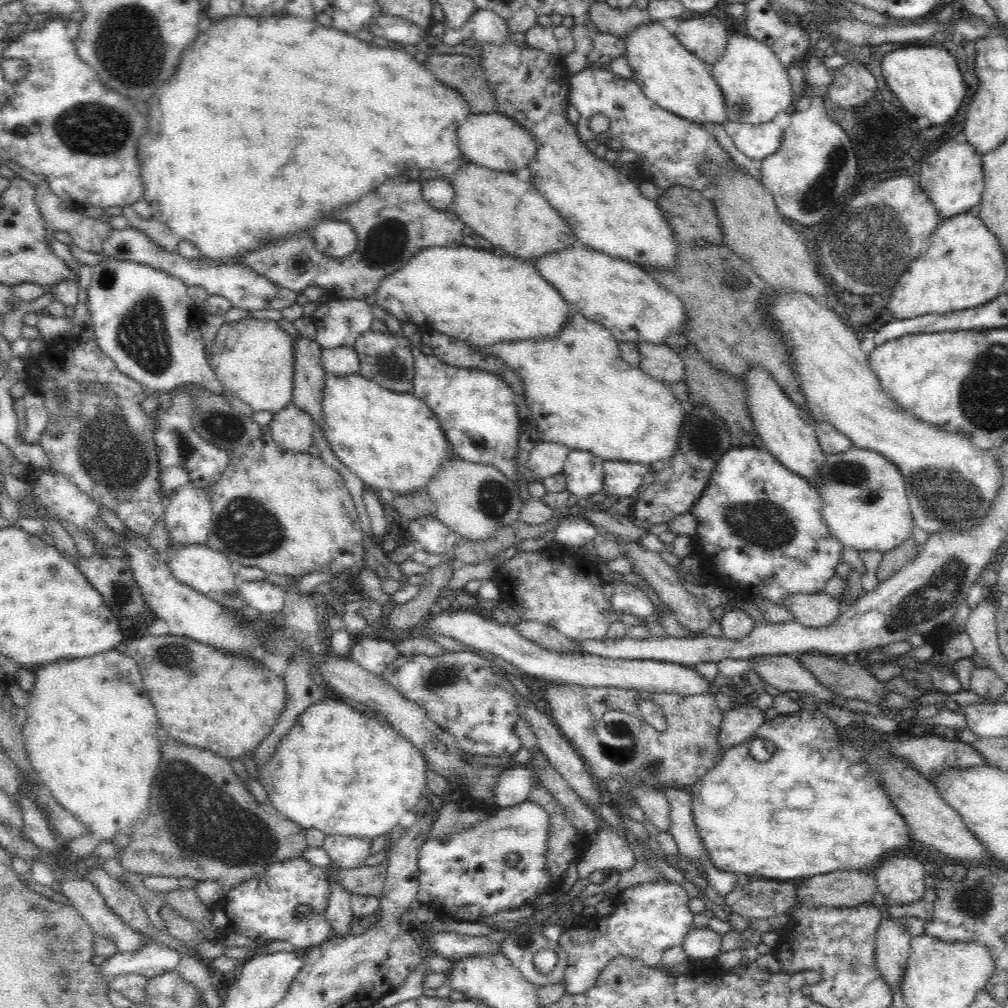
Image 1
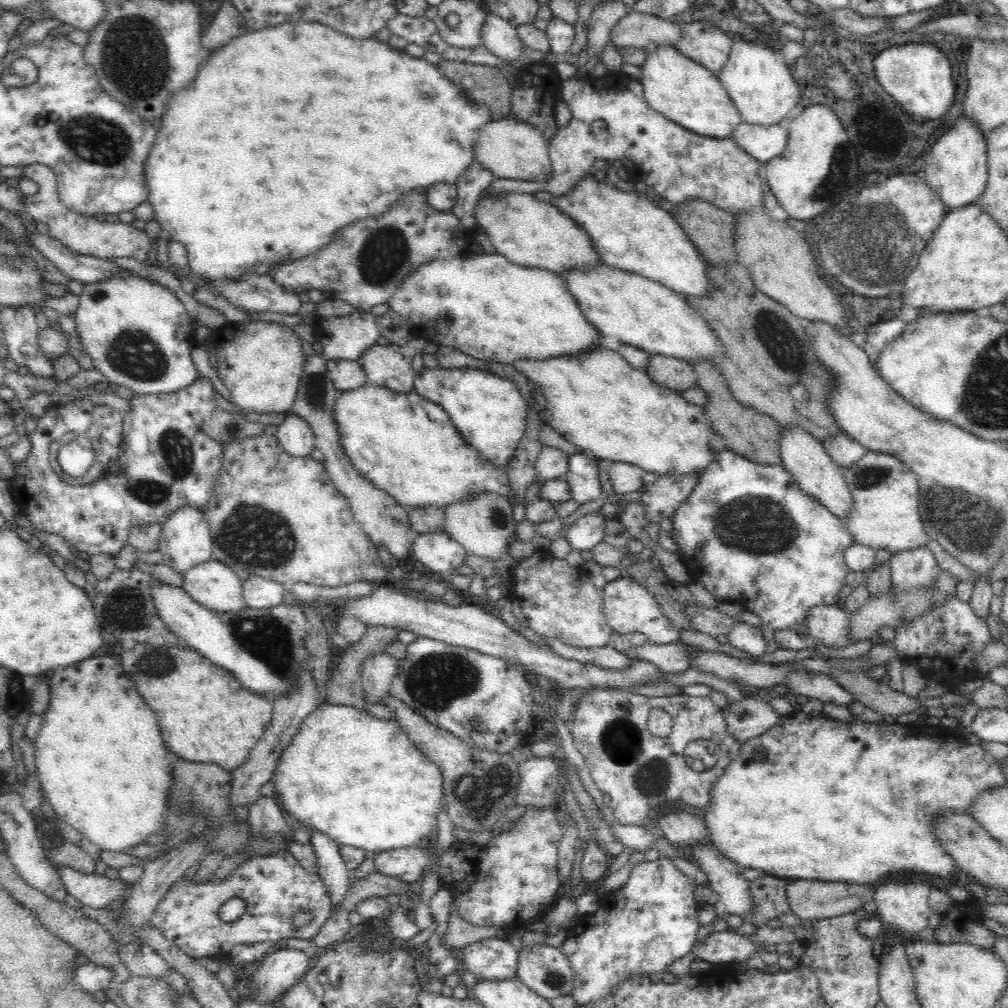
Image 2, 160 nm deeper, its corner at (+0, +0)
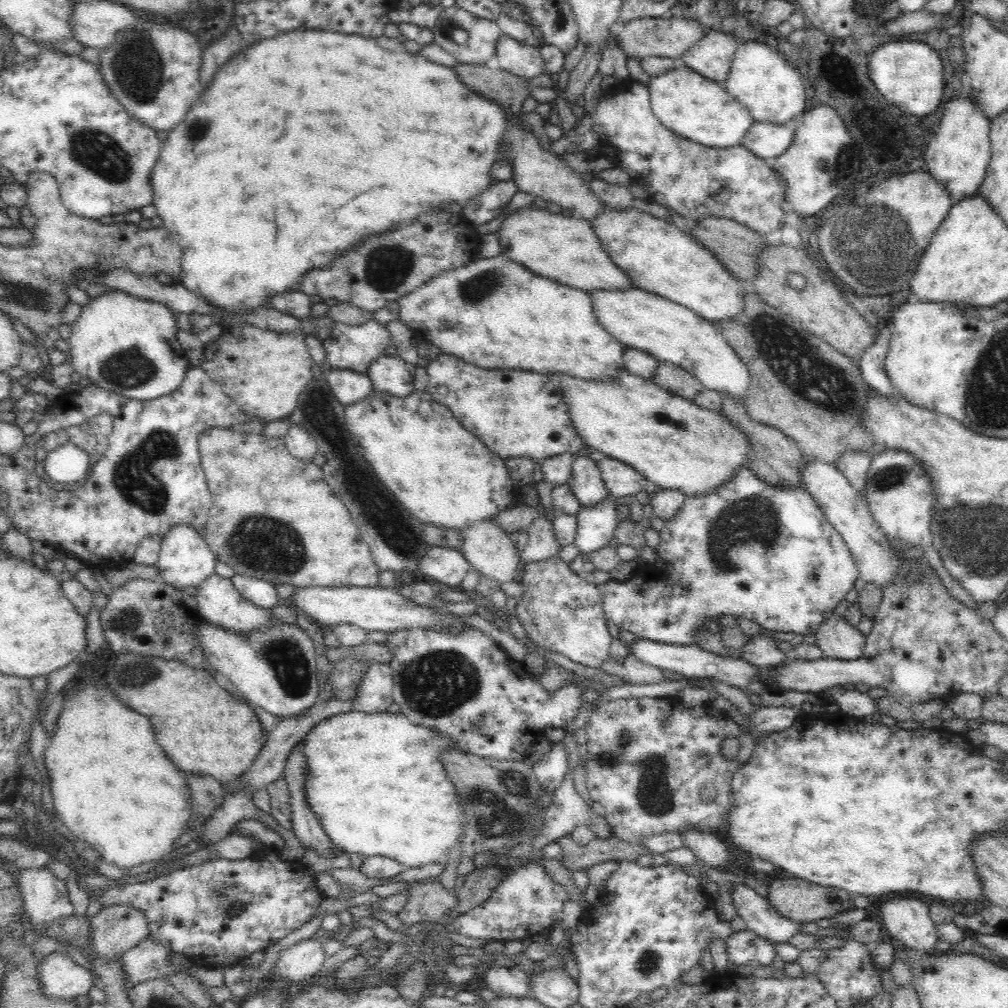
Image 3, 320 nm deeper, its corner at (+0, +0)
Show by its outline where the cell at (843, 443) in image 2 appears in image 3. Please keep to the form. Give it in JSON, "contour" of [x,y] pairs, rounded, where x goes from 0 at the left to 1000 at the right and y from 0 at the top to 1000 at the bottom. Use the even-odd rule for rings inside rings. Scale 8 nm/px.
{"contour":[[[841,447],[835,450],[830,458],[830,465],[839,473],[843,482],[855,491],[858,490],[862,462],[865,456],[863,449]]]}

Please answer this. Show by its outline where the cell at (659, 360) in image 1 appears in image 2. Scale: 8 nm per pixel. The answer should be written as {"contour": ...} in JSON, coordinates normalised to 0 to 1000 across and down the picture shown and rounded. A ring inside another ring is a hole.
{"contour":[[[654,351],[644,352],[641,369],[650,380],[668,388],[677,389],[691,383],[688,364],[680,357]]]}

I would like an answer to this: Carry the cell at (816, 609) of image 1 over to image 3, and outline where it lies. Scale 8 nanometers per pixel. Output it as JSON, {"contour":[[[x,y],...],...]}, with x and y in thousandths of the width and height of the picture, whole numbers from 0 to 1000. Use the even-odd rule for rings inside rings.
{"contour":[[[835,612],[820,613],[809,630],[817,653],[847,655],[858,643],[858,631]]]}

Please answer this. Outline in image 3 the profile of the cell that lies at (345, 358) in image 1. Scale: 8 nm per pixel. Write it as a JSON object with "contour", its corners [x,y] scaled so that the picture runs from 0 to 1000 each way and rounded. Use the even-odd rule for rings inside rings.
{"contour":[[[322,366],[325,384],[335,399],[344,404],[356,397],[366,394],[370,388],[370,381],[364,371],[347,367]]]}

